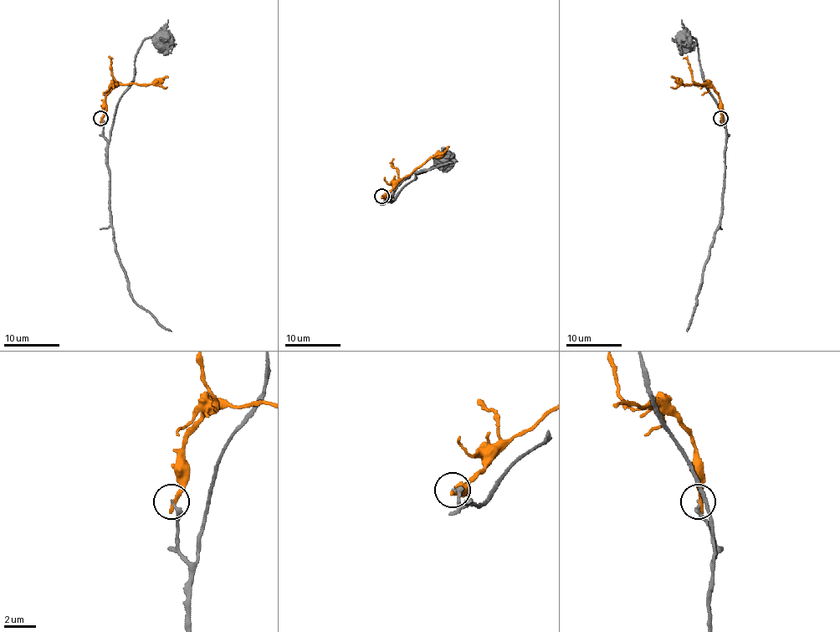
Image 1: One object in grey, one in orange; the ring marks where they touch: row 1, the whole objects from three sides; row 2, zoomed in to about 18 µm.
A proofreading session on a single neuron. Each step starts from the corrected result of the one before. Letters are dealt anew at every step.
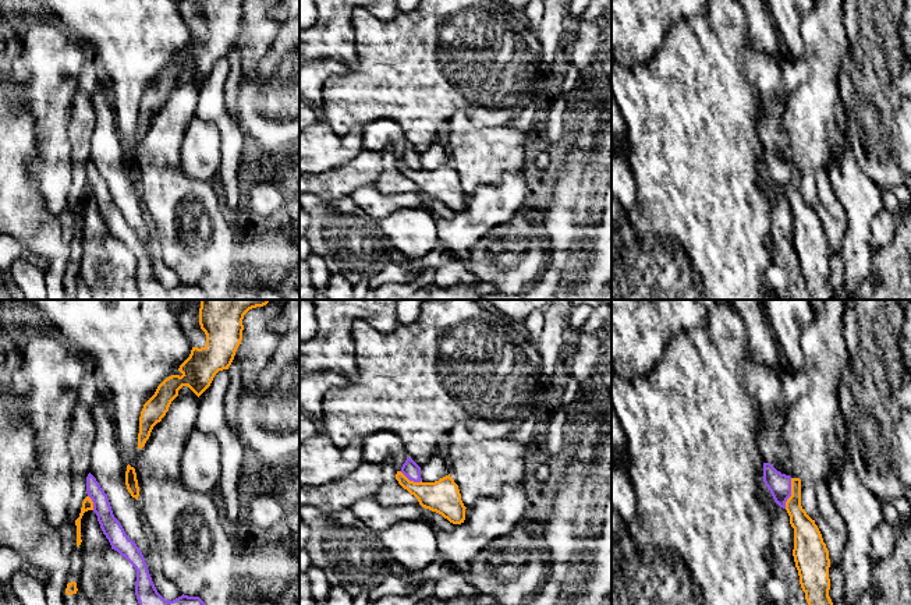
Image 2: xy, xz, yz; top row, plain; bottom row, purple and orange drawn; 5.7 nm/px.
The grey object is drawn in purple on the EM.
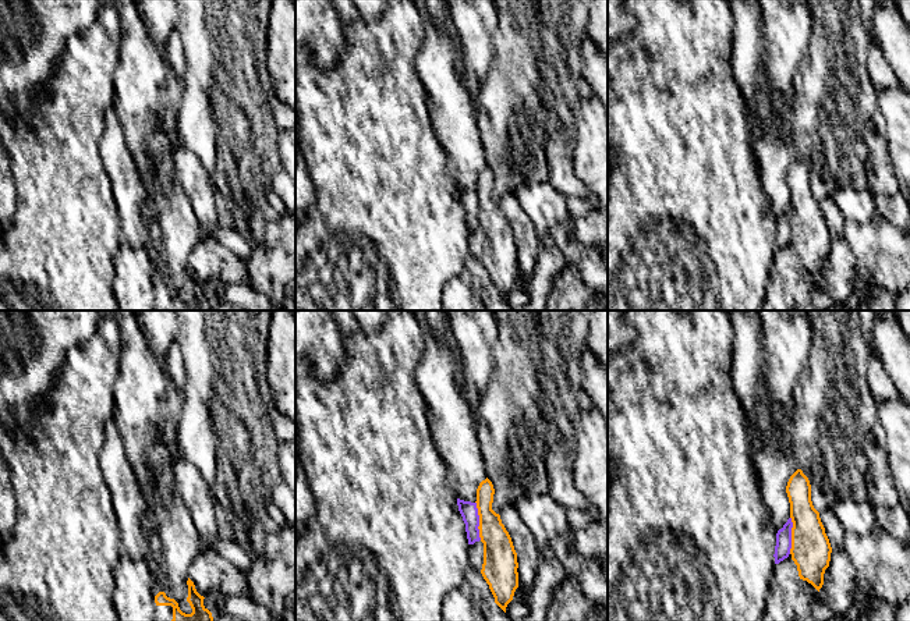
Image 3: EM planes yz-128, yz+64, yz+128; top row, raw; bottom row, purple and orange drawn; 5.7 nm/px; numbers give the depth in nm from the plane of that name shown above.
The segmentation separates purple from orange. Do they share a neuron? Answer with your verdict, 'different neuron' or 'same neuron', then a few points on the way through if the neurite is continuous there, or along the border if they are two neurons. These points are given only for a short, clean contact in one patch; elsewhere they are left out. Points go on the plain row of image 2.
different neuron; border yz (791, 166), (791, 183), (784, 195)

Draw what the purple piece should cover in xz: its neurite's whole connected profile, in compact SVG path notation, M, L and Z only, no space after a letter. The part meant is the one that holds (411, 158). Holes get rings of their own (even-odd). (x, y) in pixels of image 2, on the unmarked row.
M407 146L405 151L401 155L401 160L414 170L421 170L421 155L412 148L412 146Z

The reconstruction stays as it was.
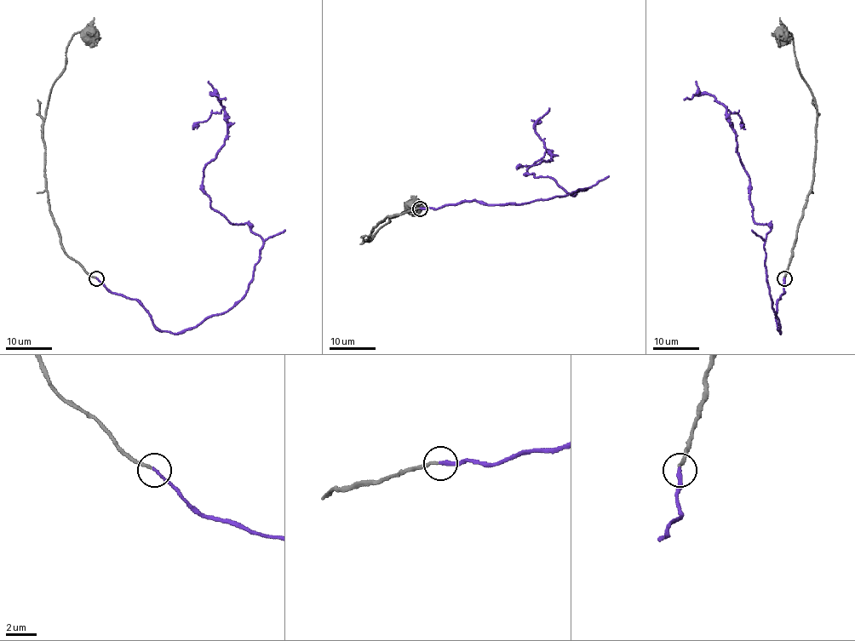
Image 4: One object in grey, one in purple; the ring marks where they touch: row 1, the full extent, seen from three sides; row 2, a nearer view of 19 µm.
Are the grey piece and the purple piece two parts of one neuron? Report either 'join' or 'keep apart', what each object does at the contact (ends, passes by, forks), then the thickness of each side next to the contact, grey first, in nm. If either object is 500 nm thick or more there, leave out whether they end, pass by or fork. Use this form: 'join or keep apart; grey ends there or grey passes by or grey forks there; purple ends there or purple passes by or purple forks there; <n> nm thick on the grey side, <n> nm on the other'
join; grey ends there; purple ends there; 160 nm thick on the grey side, 220 nm on the other

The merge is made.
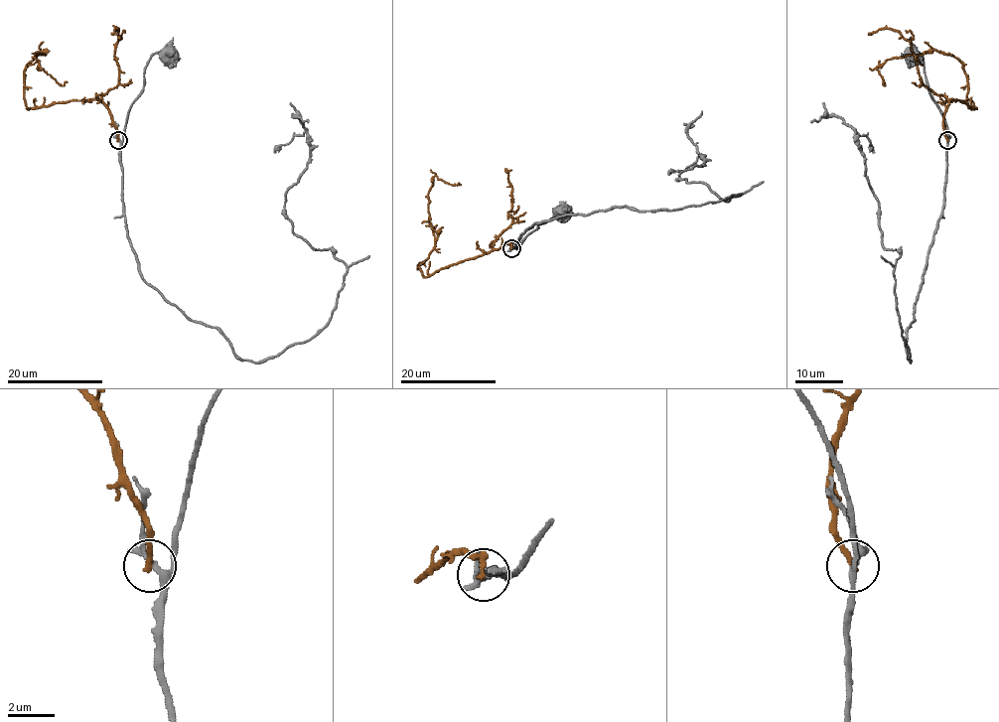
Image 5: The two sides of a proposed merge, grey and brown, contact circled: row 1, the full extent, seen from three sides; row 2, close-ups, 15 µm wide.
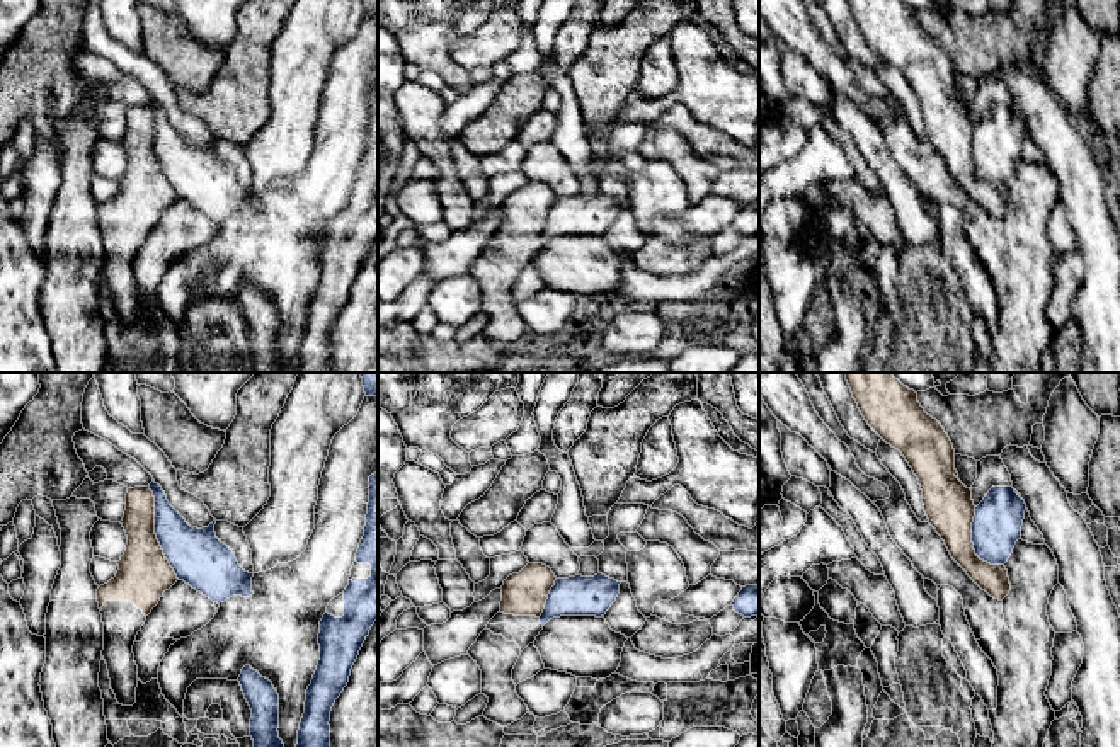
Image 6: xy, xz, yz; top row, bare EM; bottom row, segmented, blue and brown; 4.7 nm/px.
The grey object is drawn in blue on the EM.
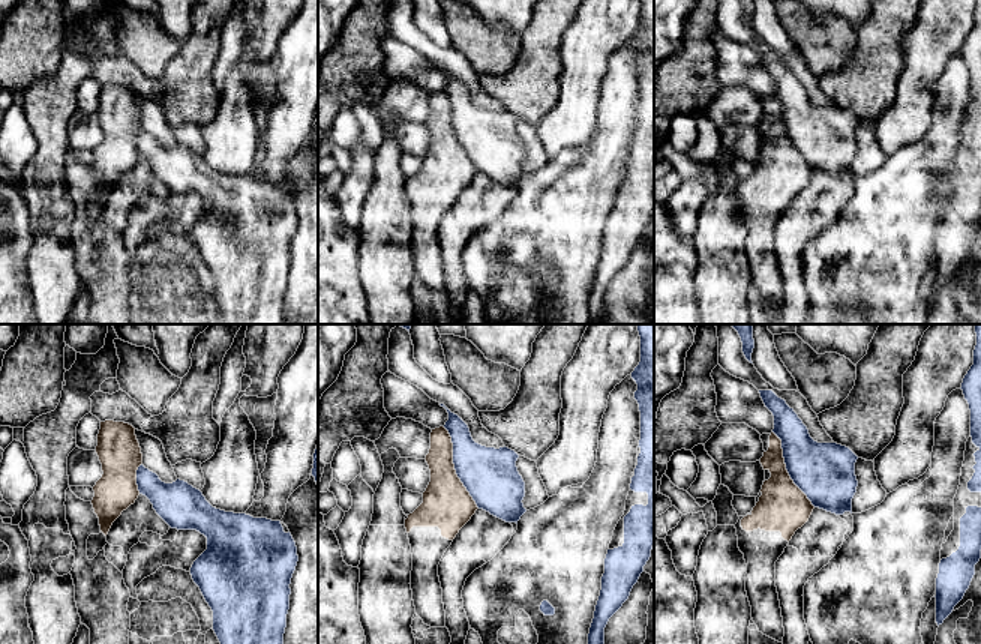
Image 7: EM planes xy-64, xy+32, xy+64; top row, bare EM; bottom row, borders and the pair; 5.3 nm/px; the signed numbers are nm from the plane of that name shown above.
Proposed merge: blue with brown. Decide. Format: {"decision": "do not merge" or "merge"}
{"decision": "do not merge"}

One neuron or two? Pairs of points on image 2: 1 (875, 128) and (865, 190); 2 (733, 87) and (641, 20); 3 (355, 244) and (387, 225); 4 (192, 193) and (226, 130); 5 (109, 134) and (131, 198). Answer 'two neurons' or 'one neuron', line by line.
1: two neurons
2: two neurons
3: two neurons
4: two neurons
5: one neuron

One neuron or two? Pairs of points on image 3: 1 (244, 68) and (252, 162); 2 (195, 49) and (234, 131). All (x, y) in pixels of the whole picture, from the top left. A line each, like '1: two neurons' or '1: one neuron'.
1: one neuron
2: two neurons

